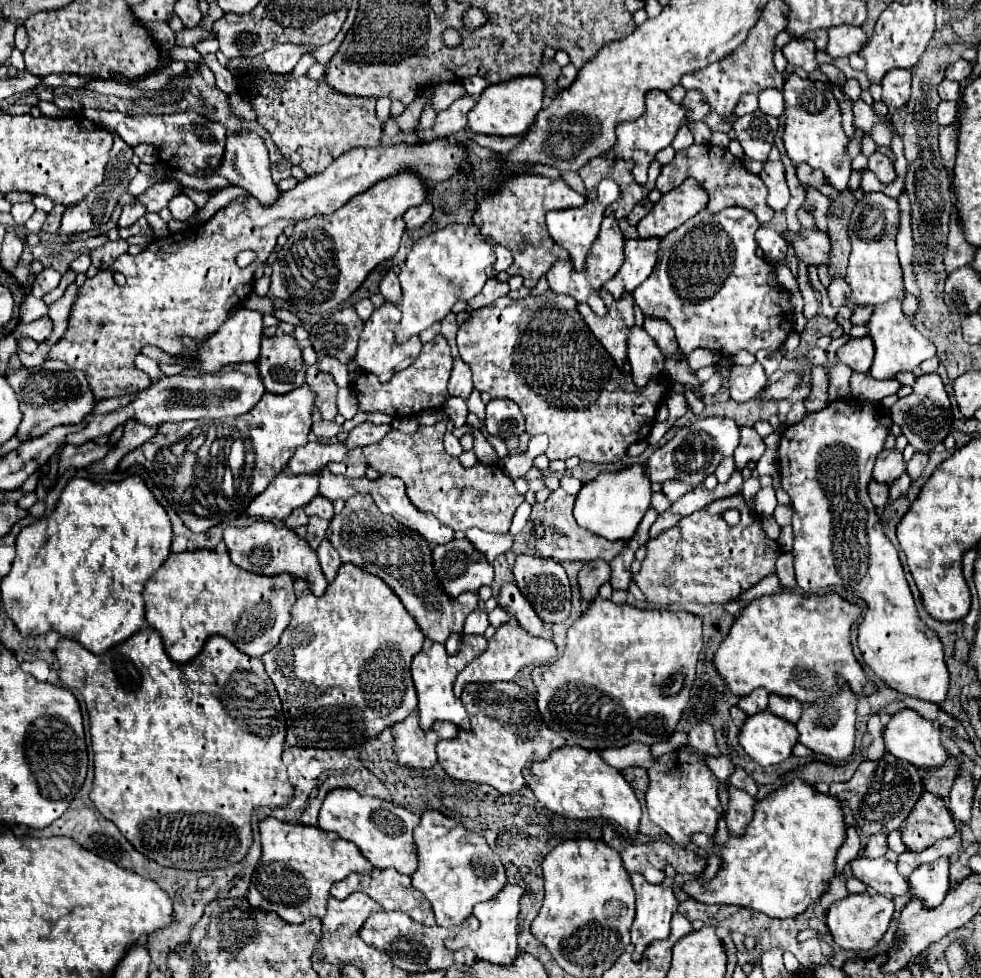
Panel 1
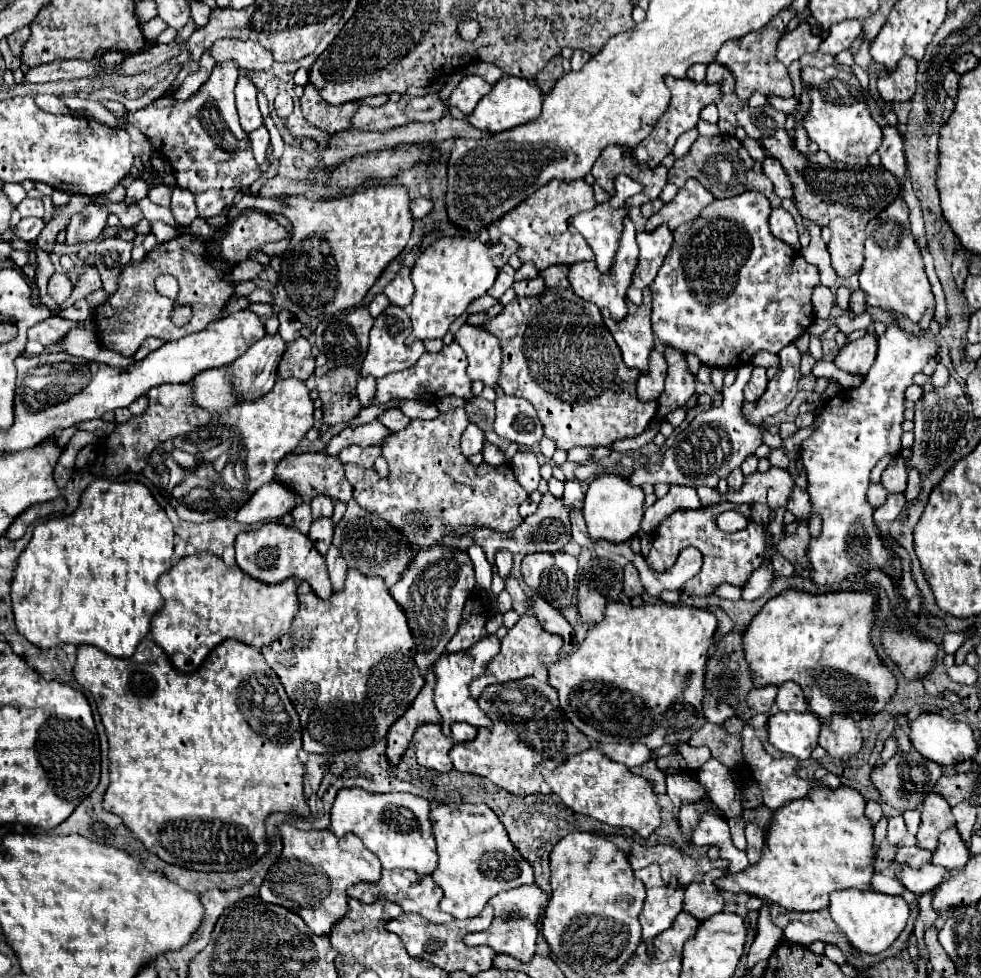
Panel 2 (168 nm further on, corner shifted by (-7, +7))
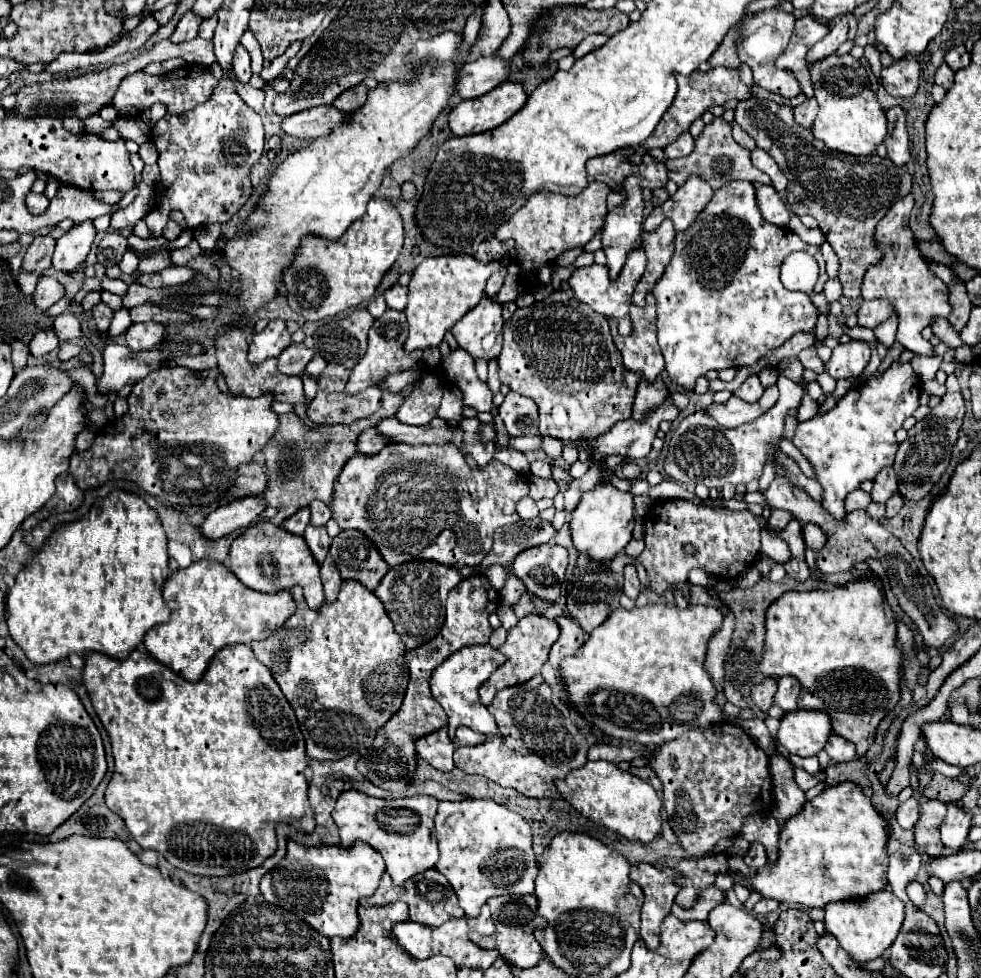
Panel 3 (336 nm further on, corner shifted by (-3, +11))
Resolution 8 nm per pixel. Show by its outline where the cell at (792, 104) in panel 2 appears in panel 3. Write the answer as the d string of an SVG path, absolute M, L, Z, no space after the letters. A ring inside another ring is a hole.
M713 68L713 70L707 72L707 80L699 80L699 82L697 80L691 82L691 78L677 76L677 82L679 82L679 90L677 90L677 96L675 96L673 104L665 112L665 118L661 118L661 122L657 124L657 130L653 130L653 134L647 138L649 148L663 148L665 144L677 140L683 132L689 130L693 120L699 118L703 112L707 112L713 104L723 106L729 100L751 98L749 96L749 86L745 86L739 78L739 70L731 70L731 68Z

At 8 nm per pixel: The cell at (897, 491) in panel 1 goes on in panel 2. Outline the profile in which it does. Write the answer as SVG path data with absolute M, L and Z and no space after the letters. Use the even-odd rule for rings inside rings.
M891 494L891 496L887 498L887 502L875 510L875 516L873 516L875 522L877 522L879 526L885 526L885 524L893 522L893 520L899 516L899 512L901 512L901 508L903 508L905 504L907 504L905 494Z

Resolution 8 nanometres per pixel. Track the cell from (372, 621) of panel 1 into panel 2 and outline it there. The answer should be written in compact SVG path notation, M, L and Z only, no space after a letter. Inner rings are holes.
M349 570L345 588L333 592L329 600L315 596L303 580L297 584L299 612L285 636L263 646L271 670L279 676L287 696L301 718L303 750L313 754L333 754L341 750L357 750L385 738L391 724L401 718L421 692L425 678L415 664L415 640L405 610L393 600L385 580Z

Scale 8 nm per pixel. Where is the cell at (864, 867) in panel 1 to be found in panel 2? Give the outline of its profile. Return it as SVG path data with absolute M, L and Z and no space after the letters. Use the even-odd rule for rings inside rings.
M889 862L889 870L893 870L893 874L897 876L897 880L911 892L915 894L925 894L931 892L935 886L939 886L949 874L947 870L941 870L939 866L933 864L923 864L921 868L913 868L907 864L899 864L899 862Z

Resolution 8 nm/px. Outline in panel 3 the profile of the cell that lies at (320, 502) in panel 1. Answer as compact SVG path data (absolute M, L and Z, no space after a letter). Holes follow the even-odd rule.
M315 500L309 508L311 508L311 524L313 526L325 526L329 522L331 510L329 510L329 506L325 502Z

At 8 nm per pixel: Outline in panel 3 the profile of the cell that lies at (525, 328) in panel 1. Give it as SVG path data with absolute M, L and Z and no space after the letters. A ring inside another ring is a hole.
M569 286L551 292L547 298L533 302L517 312L503 326L503 350L499 354L499 378L513 392L531 398L539 406L539 432L563 442L597 438L619 422L631 418L637 392L637 374L625 370L621 354L611 338L609 322L585 302L573 296Z

